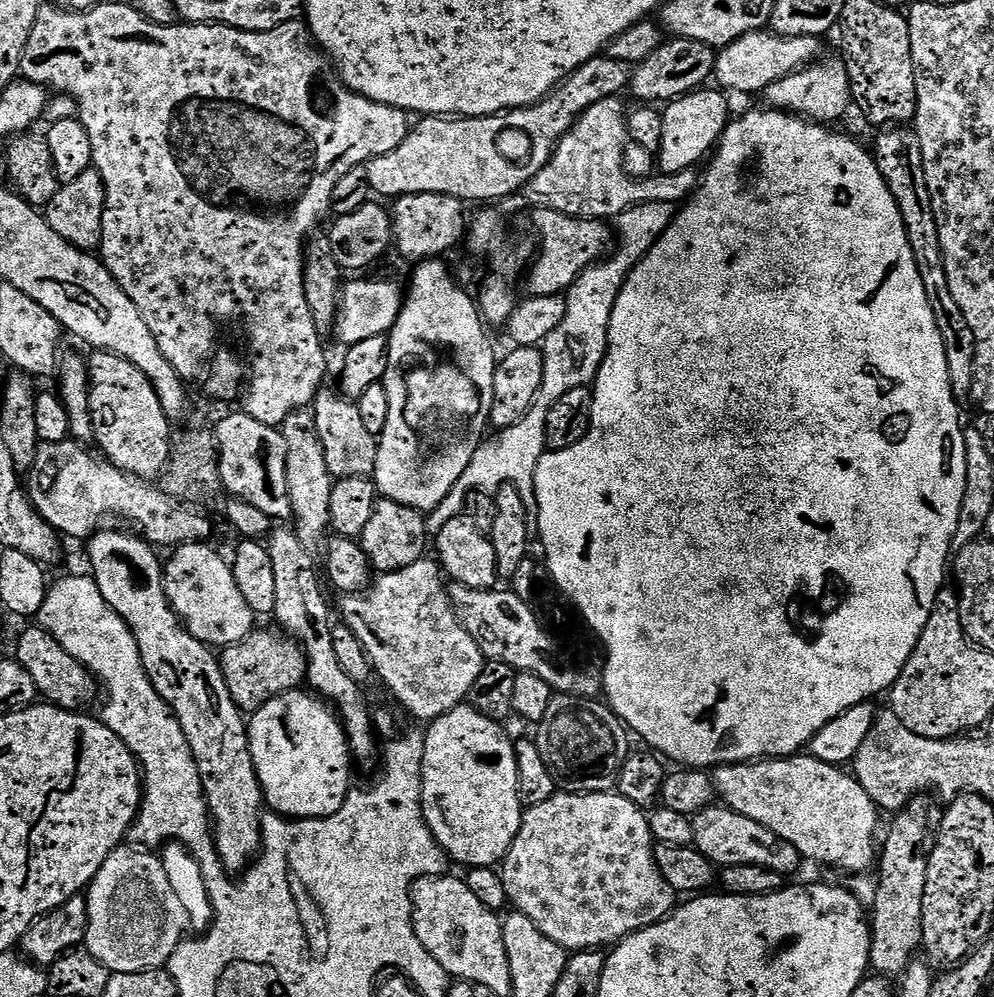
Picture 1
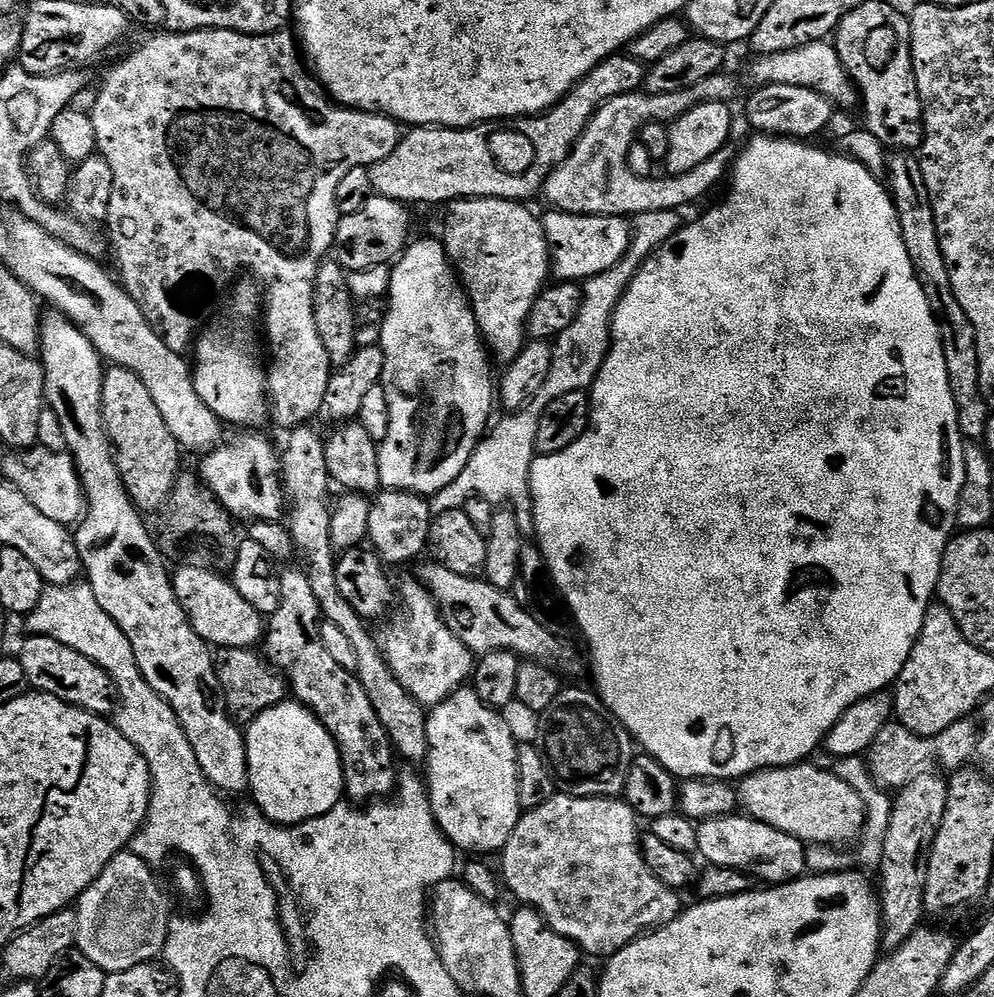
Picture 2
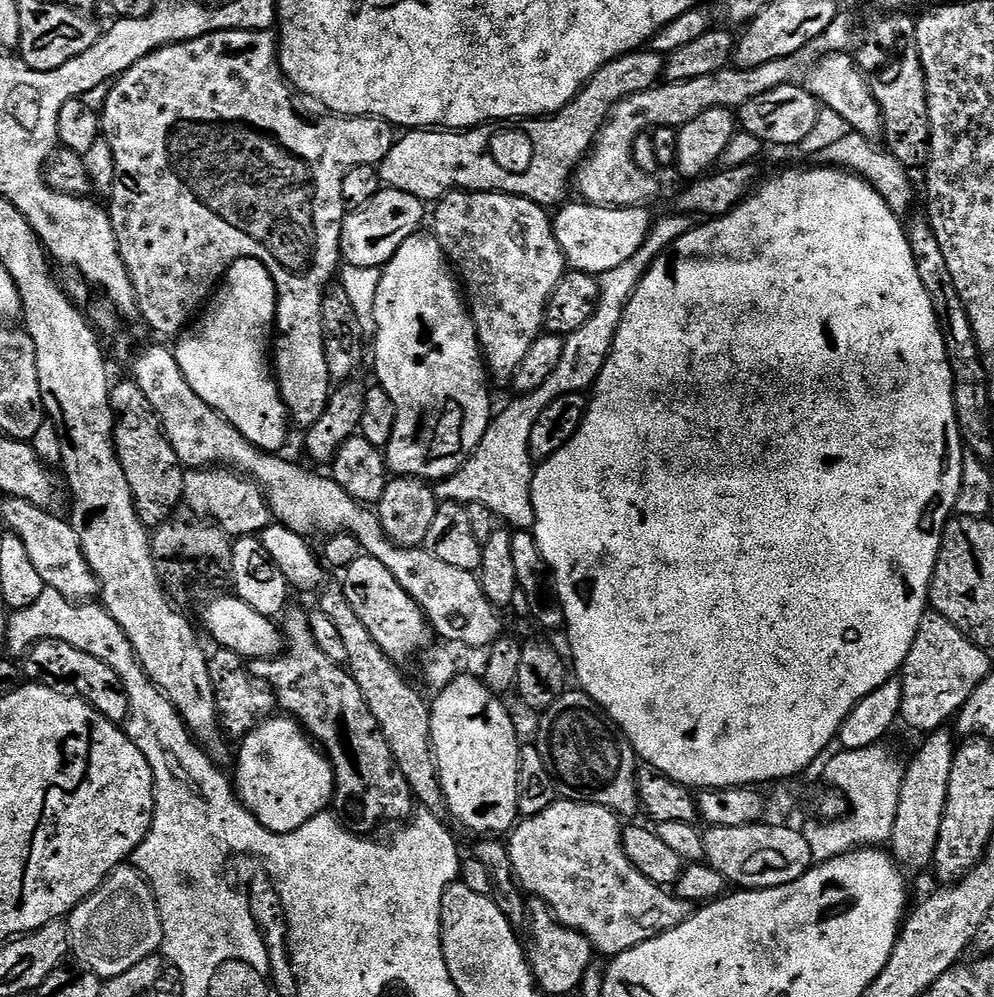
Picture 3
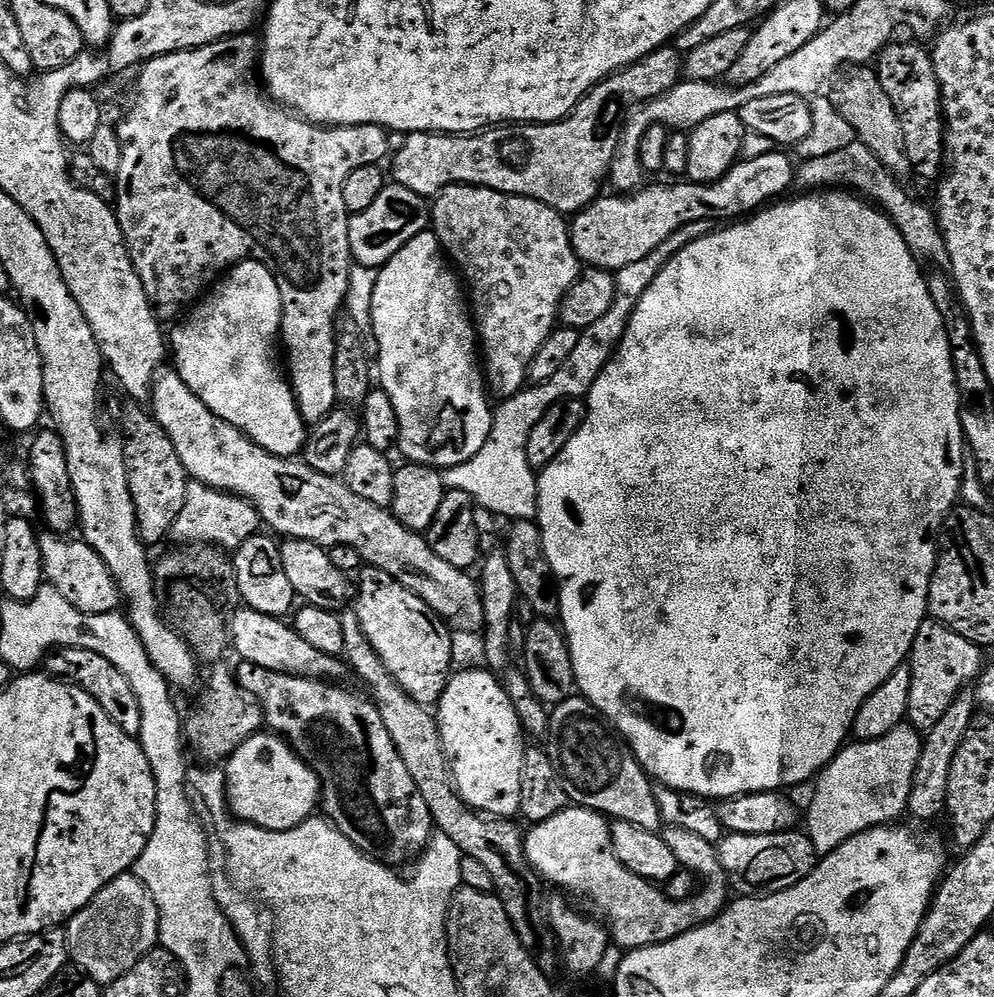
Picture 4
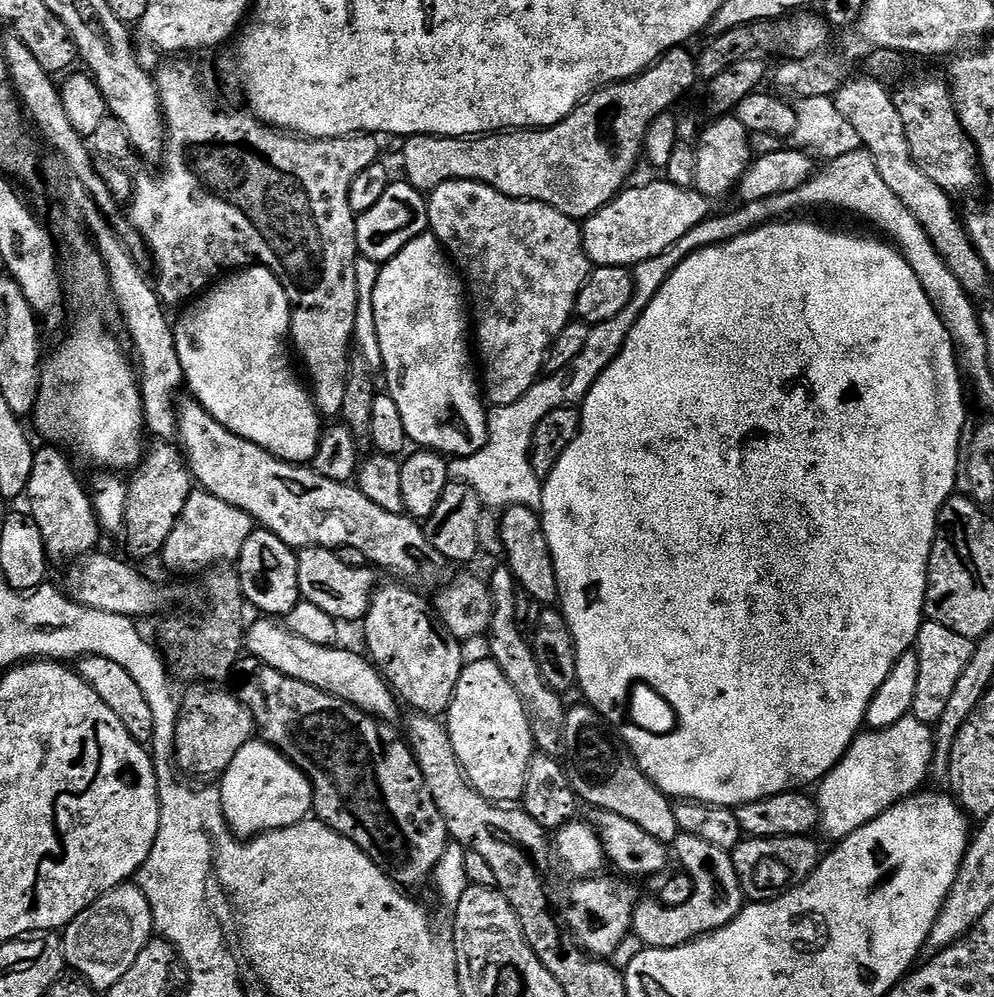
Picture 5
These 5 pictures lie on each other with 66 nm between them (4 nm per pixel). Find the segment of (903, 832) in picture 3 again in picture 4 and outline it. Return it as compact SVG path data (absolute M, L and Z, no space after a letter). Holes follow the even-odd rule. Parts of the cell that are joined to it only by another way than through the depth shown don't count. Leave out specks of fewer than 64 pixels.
M965 690L956 695L954 702L950 702L950 710L946 710L946 714L942 714L942 718L938 718L938 722L934 722L934 726L927 729L926 735L923 737L922 754L918 758L918 770L914 770L914 782L908 799L907 815L909 817L917 816L920 820L932 820L939 812L941 815L945 811L948 802L950 762L954 762L954 754L958 754L958 746L962 746L962 738L966 738L966 730L972 728L972 722L977 719L977 716L978 701L975 691Z

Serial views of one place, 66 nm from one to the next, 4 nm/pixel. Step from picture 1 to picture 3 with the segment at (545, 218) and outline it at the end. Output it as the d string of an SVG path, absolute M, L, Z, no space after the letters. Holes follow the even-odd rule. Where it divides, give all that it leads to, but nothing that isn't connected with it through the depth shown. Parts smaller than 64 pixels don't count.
M568 202L555 213L554 227L556 237L564 251L564 258L569 269L588 272L591 276L601 277L605 272L622 266L622 262L634 258L652 229L654 216L647 207L607 208L597 204Z

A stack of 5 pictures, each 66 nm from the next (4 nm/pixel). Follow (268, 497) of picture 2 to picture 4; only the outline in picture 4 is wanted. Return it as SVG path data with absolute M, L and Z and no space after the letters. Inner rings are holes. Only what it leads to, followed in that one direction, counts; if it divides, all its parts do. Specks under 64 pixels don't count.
M192 482L186 490L186 506L182 506L182 514L178 514L170 536L180 546L215 546L235 550L242 546L242 542L257 535L261 528L260 511L248 500Z

